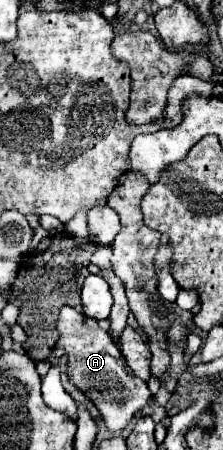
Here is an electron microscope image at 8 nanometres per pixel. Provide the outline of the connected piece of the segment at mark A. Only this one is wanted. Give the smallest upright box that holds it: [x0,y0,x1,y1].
[56,305,152,433]

